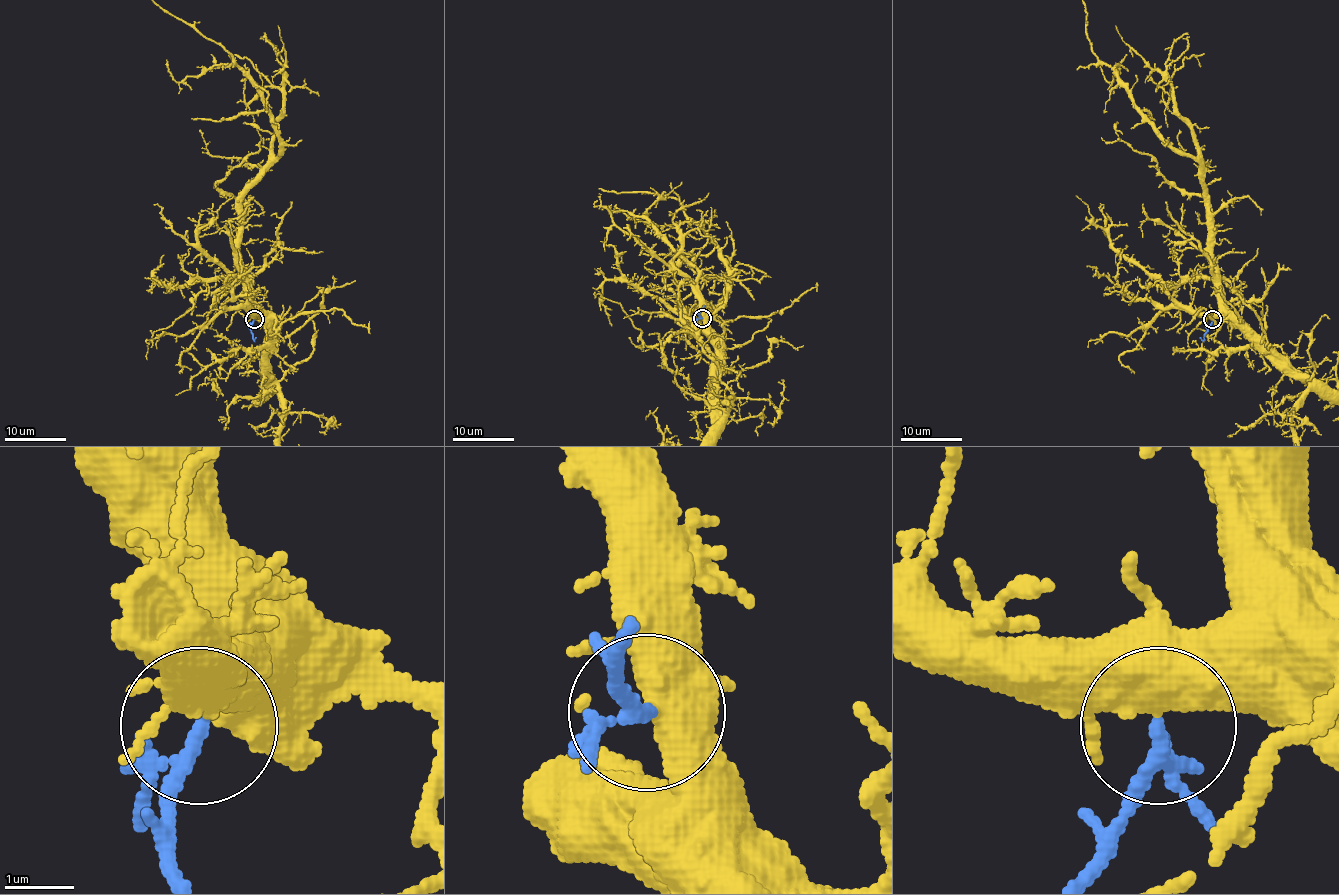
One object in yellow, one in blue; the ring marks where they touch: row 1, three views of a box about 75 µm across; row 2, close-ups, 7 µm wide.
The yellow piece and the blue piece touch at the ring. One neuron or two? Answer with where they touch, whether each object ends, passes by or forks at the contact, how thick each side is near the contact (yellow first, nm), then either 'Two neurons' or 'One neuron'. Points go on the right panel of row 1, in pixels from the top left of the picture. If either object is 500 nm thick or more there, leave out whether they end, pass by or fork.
Place: (1212, 319). Thickness 700 nm (yellow) against 140 nm. One neuron

